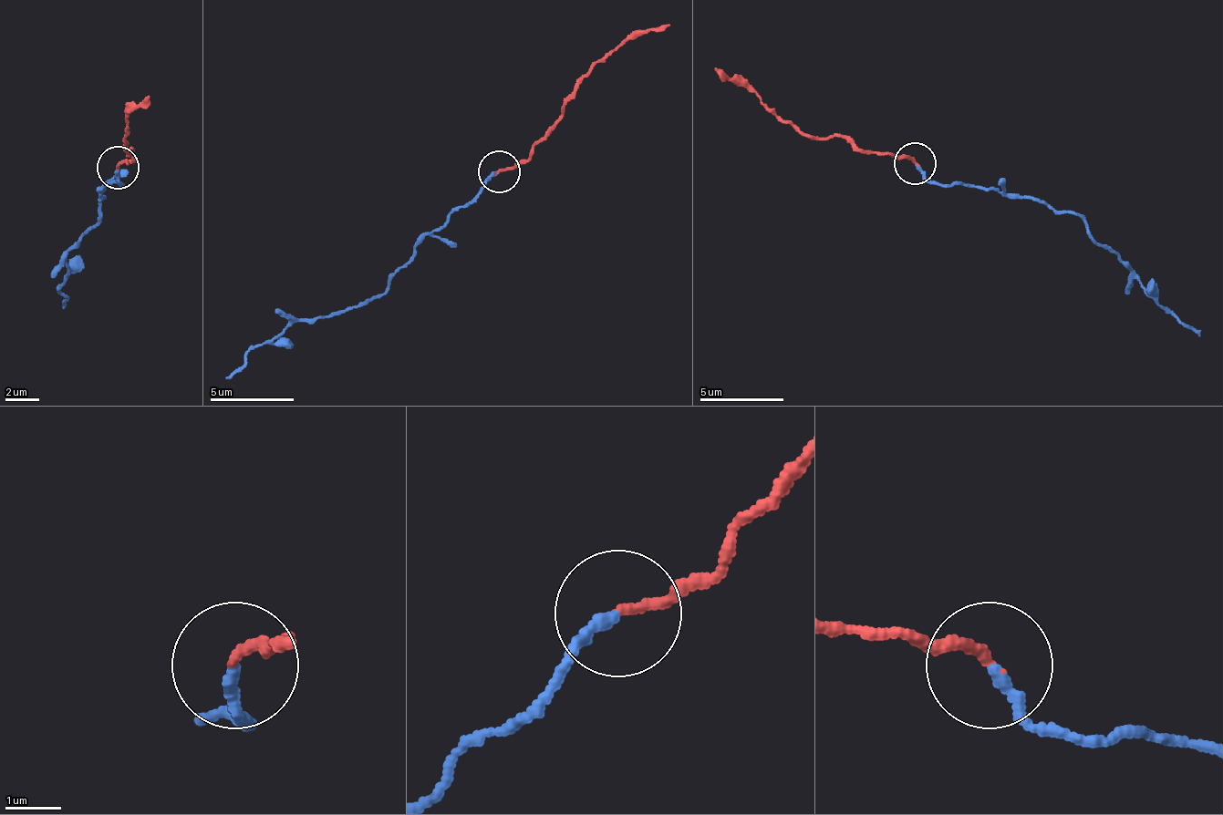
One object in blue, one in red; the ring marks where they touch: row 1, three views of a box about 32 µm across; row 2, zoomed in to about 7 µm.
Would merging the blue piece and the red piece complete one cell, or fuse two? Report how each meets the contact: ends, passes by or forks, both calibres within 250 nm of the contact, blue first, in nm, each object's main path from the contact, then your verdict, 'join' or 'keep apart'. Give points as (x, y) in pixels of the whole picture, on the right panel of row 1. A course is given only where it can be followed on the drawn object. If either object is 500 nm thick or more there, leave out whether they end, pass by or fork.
blue ends there; red ends there; 190 nm thick on the blue side, 160 nm on the other; blue runs (917, 162), (929, 179), (1008, 189), (1068, 210), (1128, 267), (1140, 288), (1199, 337); red runs (917, 162), (897, 159), (834, 135), (800, 134), (717, 67); keep apart

